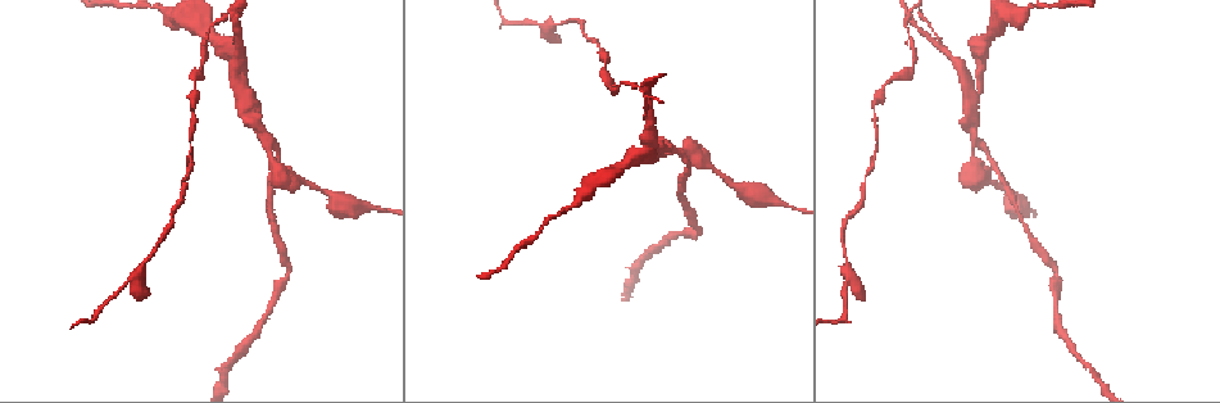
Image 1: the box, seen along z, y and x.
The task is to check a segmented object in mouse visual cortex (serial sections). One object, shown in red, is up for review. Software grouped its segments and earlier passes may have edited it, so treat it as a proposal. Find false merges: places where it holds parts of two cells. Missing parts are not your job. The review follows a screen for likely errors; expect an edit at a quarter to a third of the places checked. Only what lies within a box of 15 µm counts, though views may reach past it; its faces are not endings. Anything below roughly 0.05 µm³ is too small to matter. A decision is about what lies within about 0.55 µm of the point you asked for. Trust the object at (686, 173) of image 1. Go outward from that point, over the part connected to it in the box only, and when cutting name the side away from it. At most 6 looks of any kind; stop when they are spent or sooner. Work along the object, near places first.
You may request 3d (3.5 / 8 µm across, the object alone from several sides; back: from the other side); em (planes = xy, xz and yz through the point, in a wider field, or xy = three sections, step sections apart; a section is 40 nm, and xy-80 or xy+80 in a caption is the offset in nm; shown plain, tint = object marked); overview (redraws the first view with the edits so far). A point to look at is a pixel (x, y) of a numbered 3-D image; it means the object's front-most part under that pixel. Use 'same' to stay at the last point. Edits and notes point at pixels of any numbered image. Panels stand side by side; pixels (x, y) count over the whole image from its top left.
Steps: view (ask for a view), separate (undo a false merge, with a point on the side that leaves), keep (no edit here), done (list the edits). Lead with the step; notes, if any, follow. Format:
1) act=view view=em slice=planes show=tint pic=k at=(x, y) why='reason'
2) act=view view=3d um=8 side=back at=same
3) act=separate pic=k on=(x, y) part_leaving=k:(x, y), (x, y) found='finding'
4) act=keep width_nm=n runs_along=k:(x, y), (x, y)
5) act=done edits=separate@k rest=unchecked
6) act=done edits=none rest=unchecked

act=view view=3d um=3.5 pic=1 at=(273, 144) why='sharp bend'

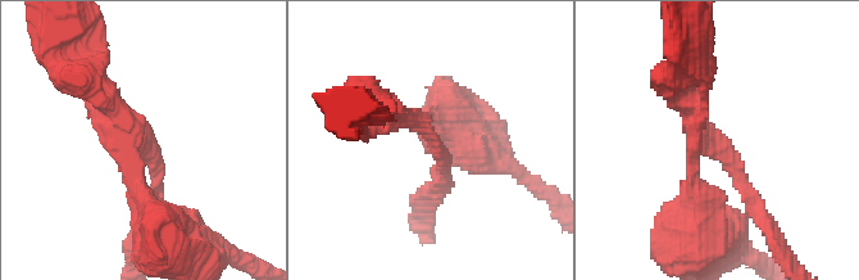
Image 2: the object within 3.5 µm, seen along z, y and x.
act=view view=em slice=planes show=tint pic=2 at=(707, 136) arms=3 arm_widths_nm=200,250,300 why='shape alone is not enough'

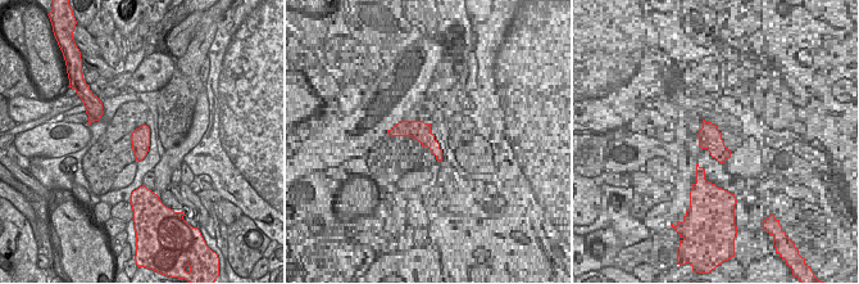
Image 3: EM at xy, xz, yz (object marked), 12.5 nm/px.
act=separate pic=2 on=(686, 198) found='two cells meet here'

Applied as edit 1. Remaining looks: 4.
act=view view=overview

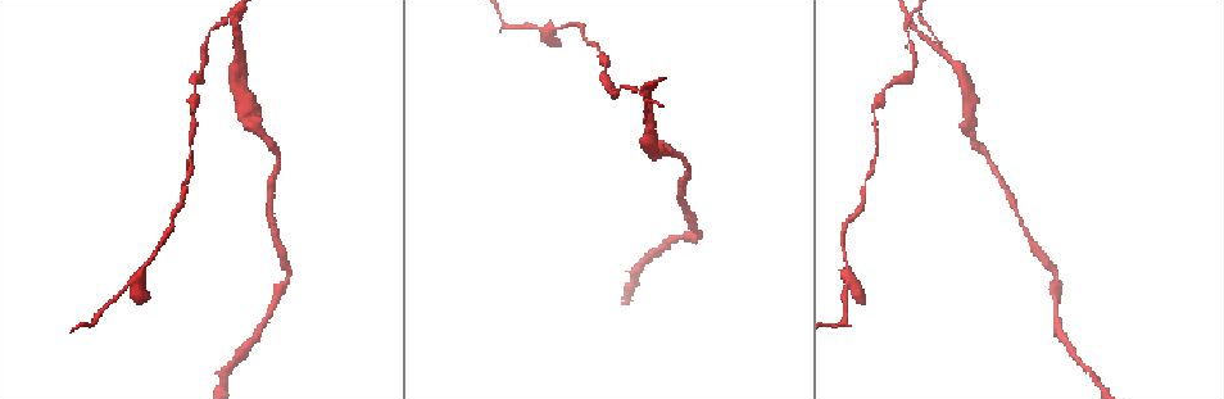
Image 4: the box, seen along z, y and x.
act=view view=em slice=xy step=3 show=tint pic=4 at=(233, 24) why='abrupt turn'

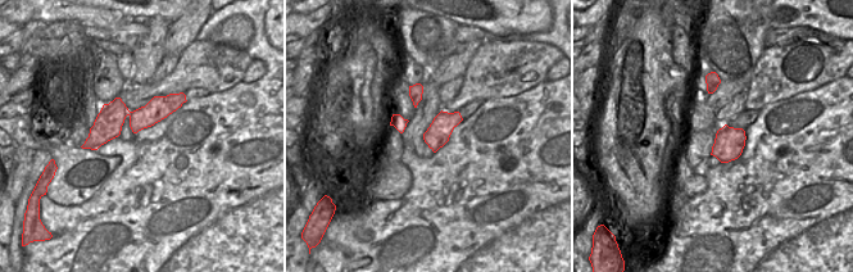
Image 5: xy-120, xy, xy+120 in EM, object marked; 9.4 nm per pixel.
act=view view=3d um=3.5 at=same

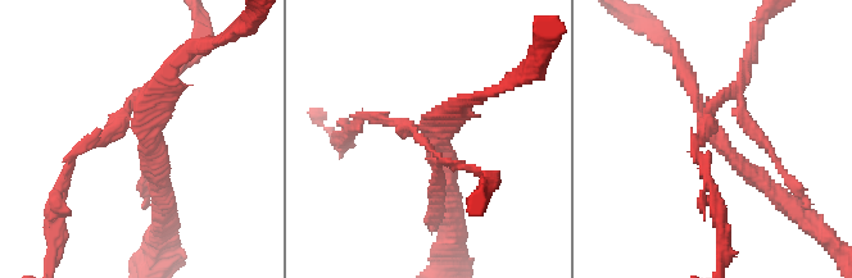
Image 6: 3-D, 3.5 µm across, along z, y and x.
act=separate pic=6 on=(89, 138) part_leaving=6:(126, 123), (71, 158), (51, 205) found='a second cell is stuck on'

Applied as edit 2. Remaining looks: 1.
act=done edits=separate@2,separate@6 rest=unchecked

